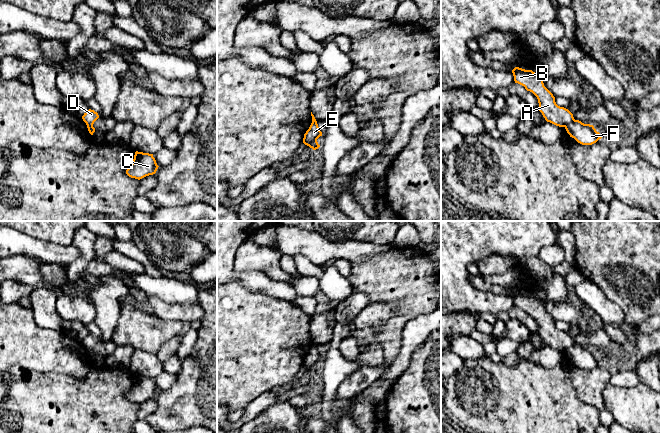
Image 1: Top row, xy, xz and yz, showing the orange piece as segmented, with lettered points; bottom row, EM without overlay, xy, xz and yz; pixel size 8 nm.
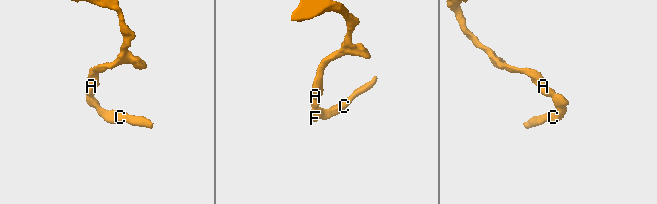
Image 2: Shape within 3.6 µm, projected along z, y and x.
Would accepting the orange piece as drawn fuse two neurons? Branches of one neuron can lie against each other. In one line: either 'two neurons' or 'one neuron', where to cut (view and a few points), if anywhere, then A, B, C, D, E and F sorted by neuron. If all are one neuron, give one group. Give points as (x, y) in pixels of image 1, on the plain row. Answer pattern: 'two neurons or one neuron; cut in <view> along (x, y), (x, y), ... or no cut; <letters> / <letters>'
one neuron; no cut; A B C D E F

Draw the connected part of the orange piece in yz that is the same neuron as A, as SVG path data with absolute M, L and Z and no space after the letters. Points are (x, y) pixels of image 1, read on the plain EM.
M515 291L514 305L532 316L538 323L539 335L547 346L564 351L570 361L582 369L592 369L602 362L593 349L575 344L573 338L555 326L553 318L544 310L543 303L532 294Z

